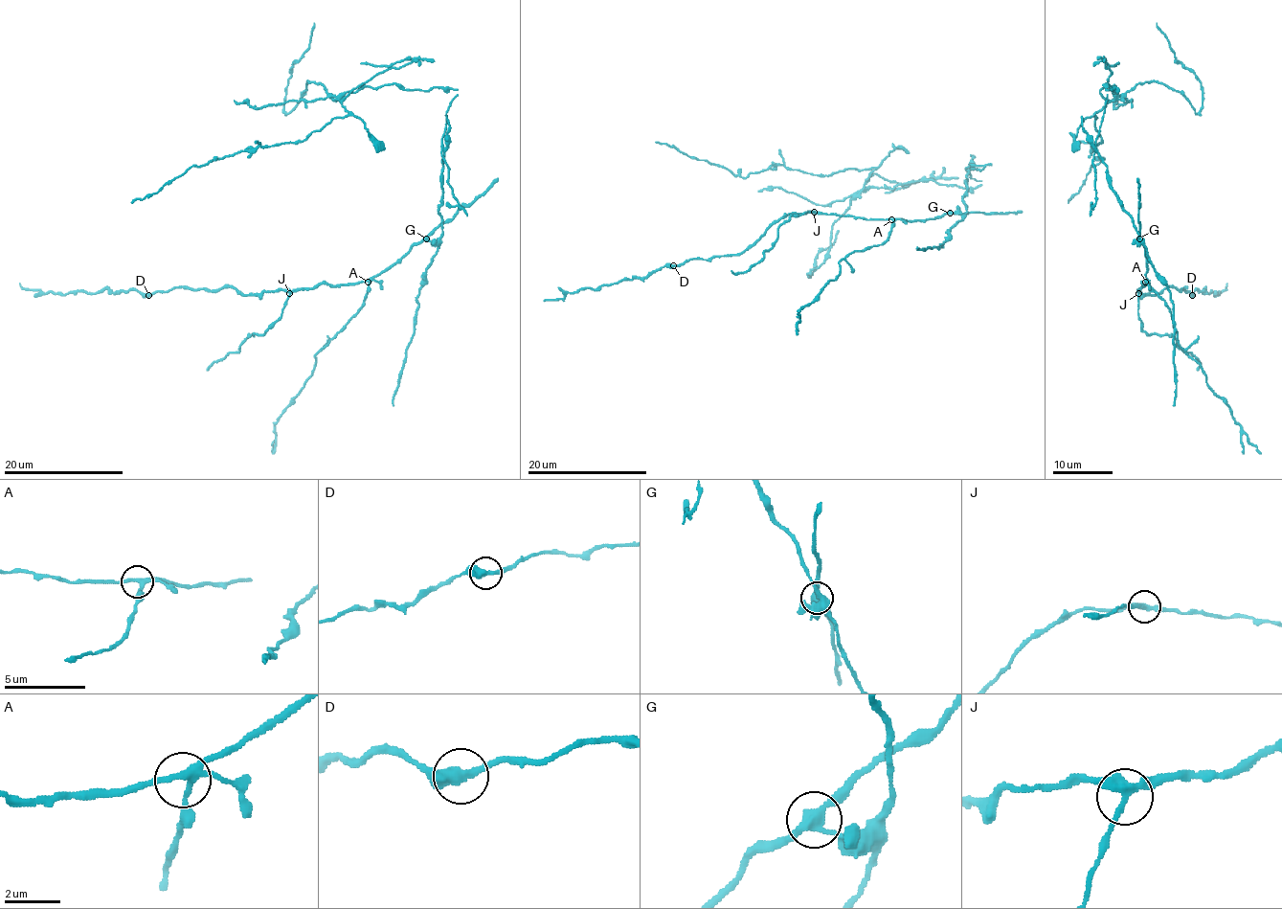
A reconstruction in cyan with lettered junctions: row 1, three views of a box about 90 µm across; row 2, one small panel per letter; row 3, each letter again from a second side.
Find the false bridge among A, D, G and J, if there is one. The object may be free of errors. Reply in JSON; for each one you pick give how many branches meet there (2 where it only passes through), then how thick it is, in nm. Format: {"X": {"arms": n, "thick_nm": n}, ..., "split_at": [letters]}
{"G": {"arms": 3, "thick_nm": 320}, "split_at": ["G"]}

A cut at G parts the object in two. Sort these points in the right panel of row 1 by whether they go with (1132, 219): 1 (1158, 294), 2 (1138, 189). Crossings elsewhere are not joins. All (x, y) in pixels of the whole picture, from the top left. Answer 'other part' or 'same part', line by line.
1: other part
2: other part

